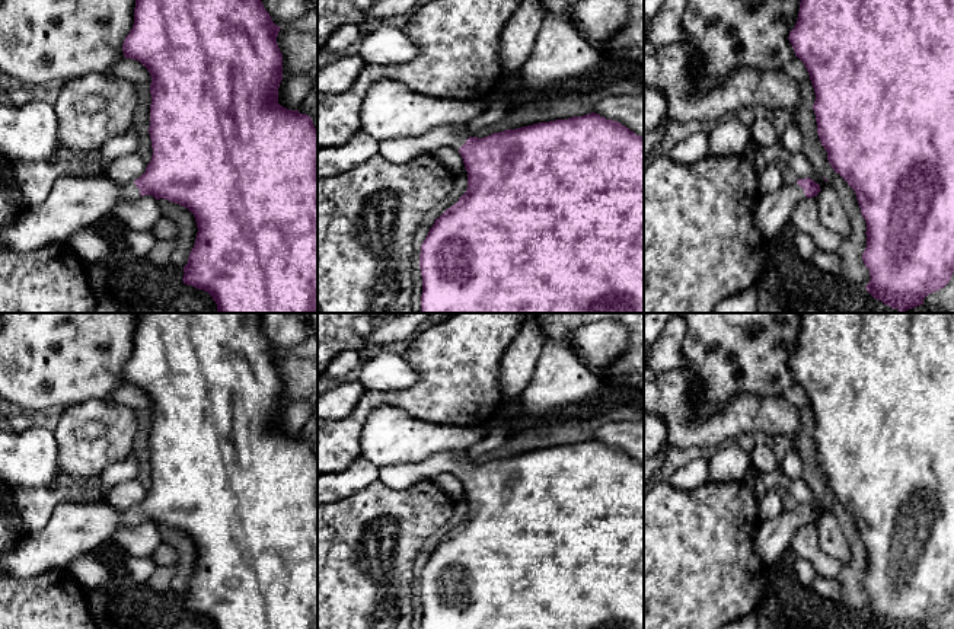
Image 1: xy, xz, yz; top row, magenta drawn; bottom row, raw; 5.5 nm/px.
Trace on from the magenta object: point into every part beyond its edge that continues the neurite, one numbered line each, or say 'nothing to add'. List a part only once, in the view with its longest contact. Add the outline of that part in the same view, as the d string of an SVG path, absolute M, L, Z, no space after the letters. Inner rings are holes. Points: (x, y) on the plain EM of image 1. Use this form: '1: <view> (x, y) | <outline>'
1: yz (772, 539) | M795 508L769 521L760 521L753 534L753 550L768 569L776 566L791 549L795 533L805 526L804 515Z

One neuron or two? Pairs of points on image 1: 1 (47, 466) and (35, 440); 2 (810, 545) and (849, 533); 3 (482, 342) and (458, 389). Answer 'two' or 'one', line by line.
1: one
2: two
3: one

